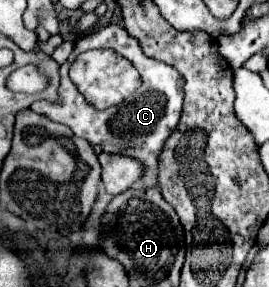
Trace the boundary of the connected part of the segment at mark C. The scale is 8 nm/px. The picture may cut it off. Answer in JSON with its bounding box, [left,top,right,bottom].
[30,23,184,187]

